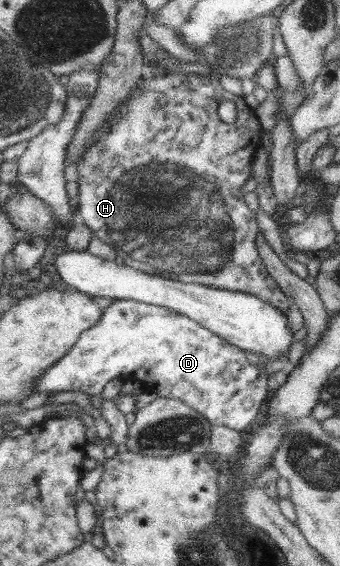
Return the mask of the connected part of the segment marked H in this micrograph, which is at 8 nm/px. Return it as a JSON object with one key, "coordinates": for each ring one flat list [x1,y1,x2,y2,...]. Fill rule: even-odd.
{"coordinates":[[171,72,165,75,157,75,153,78,143,79,136,90,129,96,127,102,123,103,117,111,115,119,110,121,111,129,105,139,94,145,86,154,86,159,78,163,80,173,79,183,79,218,84,220,89,227,95,231,95,236,101,238,109,245,117,257,121,257,133,269,141,270,149,274,157,274,172,280,183,282,197,282,201,285,209,285,217,288,227,288,229,291,253,294,263,301,269,302,274,308,280,309,285,315,289,311,289,300,280,290,277,282,268,274,259,256,255,239,261,233,255,212,246,206,244,202,243,185,251,177,251,161,257,150,263,146,262,128,257,120,254,110,248,107,244,98,227,92,221,86,219,79,215,76,202,76,201,74,186,74,185,72],[223,101,233,101,237,106,237,119,234,123,221,121,218,115,218,106]]}

